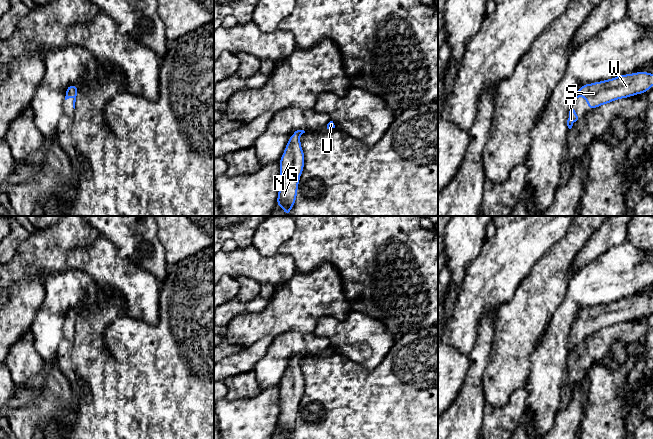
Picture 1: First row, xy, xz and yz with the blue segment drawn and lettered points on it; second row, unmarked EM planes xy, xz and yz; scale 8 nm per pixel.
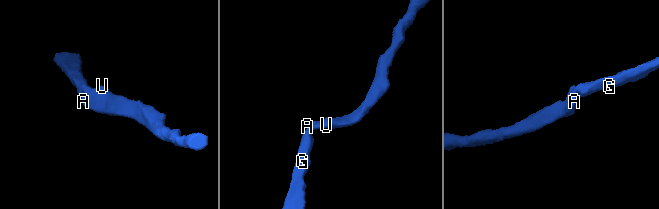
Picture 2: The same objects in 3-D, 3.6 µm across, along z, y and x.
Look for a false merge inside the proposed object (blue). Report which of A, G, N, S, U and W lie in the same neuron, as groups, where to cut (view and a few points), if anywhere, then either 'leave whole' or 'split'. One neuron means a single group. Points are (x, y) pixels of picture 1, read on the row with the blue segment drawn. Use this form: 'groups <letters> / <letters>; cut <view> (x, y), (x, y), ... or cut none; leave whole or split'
groups A G N S U W; cut none; leave whole

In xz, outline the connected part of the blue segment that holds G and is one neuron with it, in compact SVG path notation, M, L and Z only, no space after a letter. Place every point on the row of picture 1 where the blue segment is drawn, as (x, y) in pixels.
M297 130L290 136L279 160L280 188L276 207L280 206L285 211L285 216L289 216L296 202L299 179L304 169L305 157L300 144L303 133L304 130Z

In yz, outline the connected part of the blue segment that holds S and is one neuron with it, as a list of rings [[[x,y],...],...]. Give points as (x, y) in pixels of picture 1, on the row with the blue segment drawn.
[[[634,72],[630,75],[622,74],[612,79],[582,85],[574,95],[574,99],[579,97],[587,98],[588,110],[593,110],[600,105],[608,104],[621,98],[629,98],[632,95],[639,95],[647,92],[653,86],[653,74],[649,72]]]

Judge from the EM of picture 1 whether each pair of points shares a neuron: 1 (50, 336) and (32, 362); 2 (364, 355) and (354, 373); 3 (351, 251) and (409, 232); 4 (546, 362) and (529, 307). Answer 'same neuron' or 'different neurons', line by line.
1: different neurons
2: different neurons
3: same neuron
4: different neurons

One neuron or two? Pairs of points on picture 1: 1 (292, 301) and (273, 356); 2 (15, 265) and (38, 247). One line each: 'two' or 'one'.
1: two
2: one

